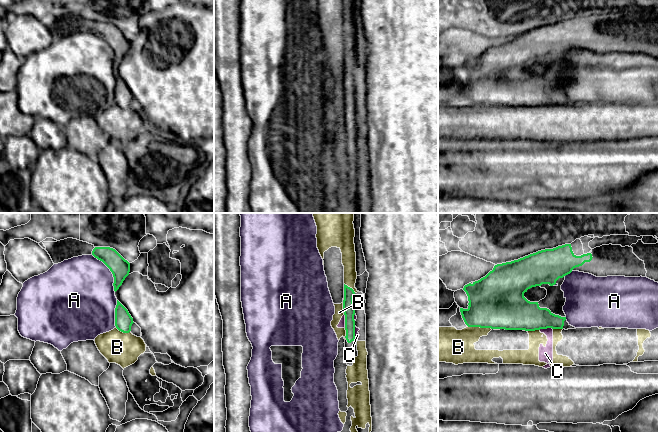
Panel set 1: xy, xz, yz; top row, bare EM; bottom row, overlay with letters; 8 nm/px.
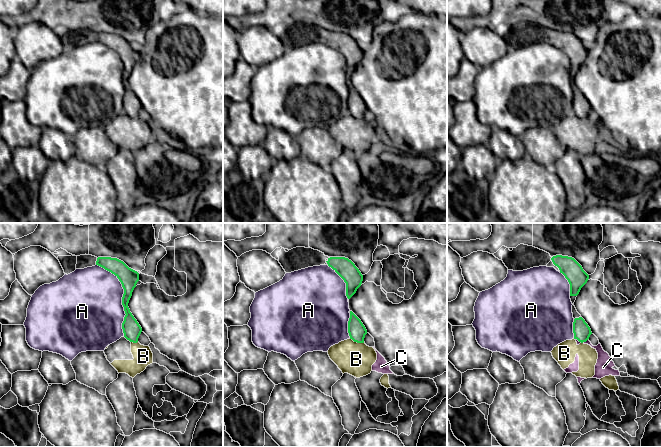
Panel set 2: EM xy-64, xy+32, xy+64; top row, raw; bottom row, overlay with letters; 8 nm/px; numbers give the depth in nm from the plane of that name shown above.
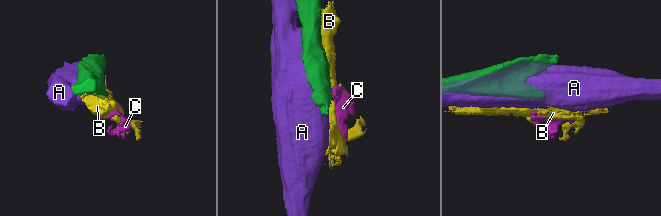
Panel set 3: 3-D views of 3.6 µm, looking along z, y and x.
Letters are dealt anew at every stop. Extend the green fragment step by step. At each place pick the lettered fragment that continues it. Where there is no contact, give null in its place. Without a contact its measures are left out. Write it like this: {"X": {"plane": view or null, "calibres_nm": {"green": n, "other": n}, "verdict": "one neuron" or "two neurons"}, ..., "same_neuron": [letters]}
{"A": {"plane": "xy", "calibres_nm": {"green": 160, "other": 480}, "verdict": "two neurons"}, "B": {"plane": "yz", "calibres_nm": {"green": 440, "other": 280}, "verdict": "two neurons"}, "C": {"plane": "xz", "calibres_nm": {"green": 100, "other": 50}, "verdict": "two neurons"}, "same_neuron": []}

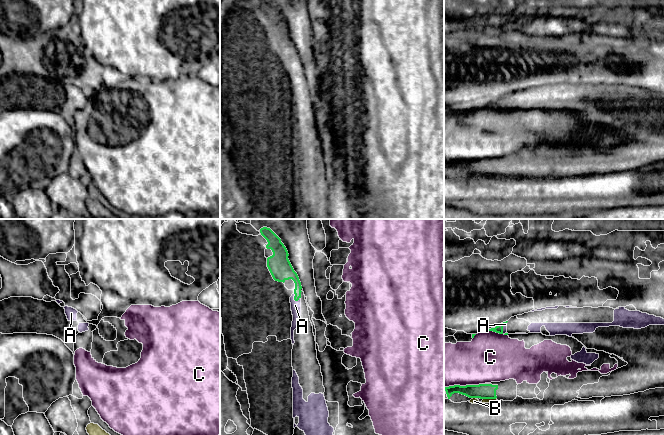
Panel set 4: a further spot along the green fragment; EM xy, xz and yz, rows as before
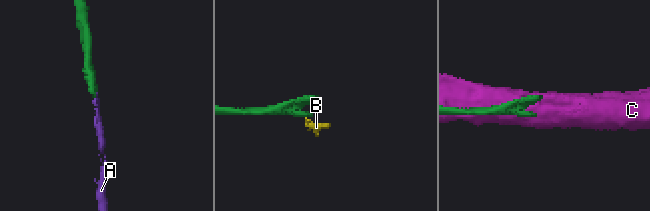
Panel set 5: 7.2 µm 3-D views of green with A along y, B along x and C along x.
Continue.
{"A": {"plane": "xz", "calibres_nm": {"green": 170, "other": 80}, "verdict": "one neuron"}, "B": {"plane": "yz", "calibres_nm": {"green": 130, "other": 50}, "verdict": "two neurons"}, "C": {"plane": "yz", "calibres_nm": {"green": 130, "other": 360}, "verdict": "two neurons"}, "same_neuron": ["A"]}

